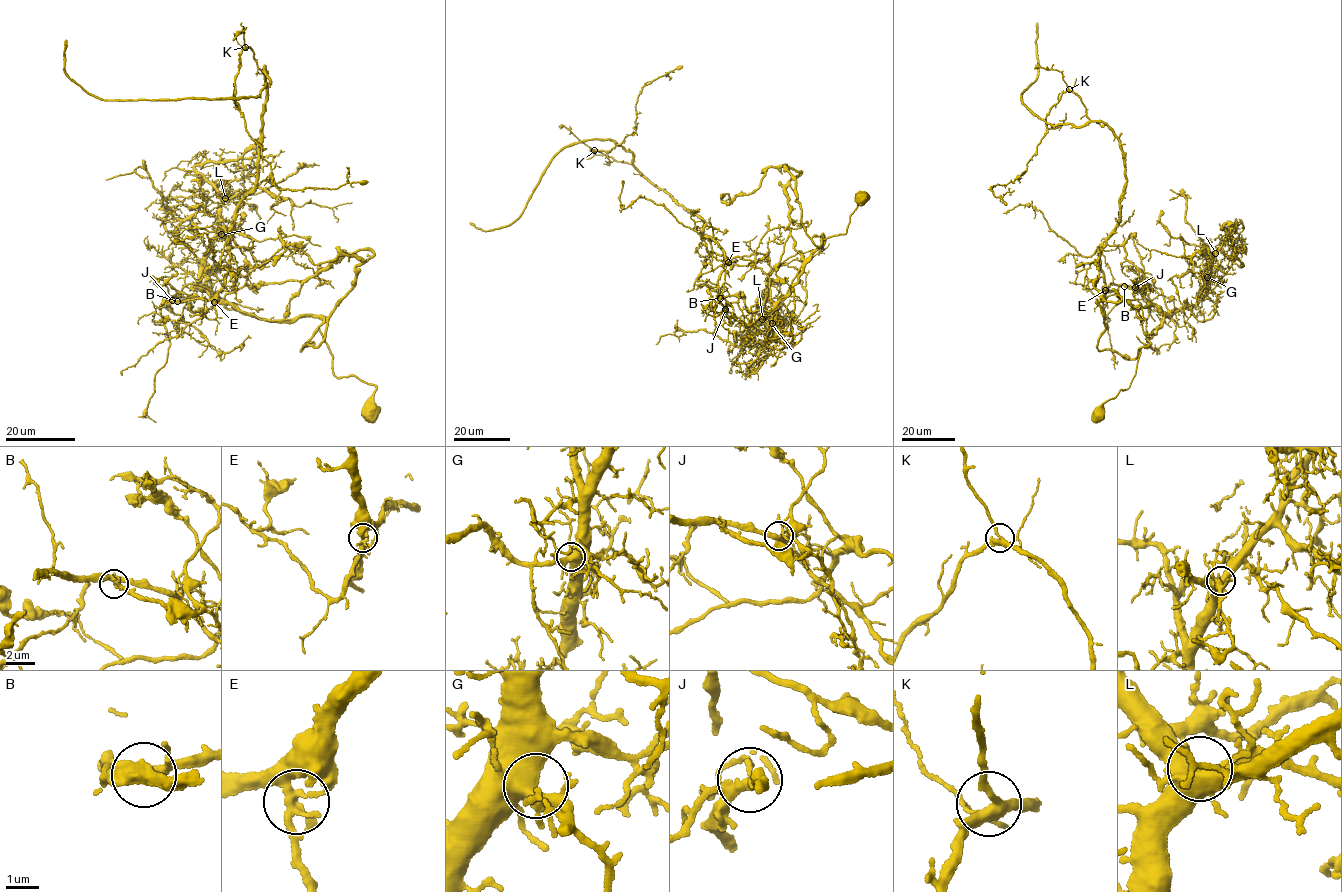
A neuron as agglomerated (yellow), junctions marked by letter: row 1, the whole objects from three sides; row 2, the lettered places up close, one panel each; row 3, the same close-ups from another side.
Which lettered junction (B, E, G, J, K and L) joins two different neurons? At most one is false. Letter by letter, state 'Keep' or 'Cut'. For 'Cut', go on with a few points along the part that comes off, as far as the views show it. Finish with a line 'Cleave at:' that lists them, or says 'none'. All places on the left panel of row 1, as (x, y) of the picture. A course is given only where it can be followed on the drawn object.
B: Keep
E: Keep
G: Keep
J: Cut. Course of the part to remove: (172, 300), (221, 288), (235, 209), (258, 173), (267, 82), (242, 49), (234, 97), (272, 184), (368, 182)
K: Keep
L: Keep
Cleave at: J

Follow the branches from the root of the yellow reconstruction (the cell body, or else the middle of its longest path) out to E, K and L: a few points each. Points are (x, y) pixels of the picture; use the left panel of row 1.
E: (369, 411), (376, 387), (334, 375), (318, 327), (322, 318), (256, 317), (196, 283), (164, 303), (214, 302)
K: (369, 411), (323, 319), (239, 311), (245, 256), (198, 228), (233, 235), (255, 182), (245, 47)
L: (369, 411), (376, 387), (334, 375), (318, 327), (322, 318), (256, 317), (211, 297), (201, 285), (225, 198)

